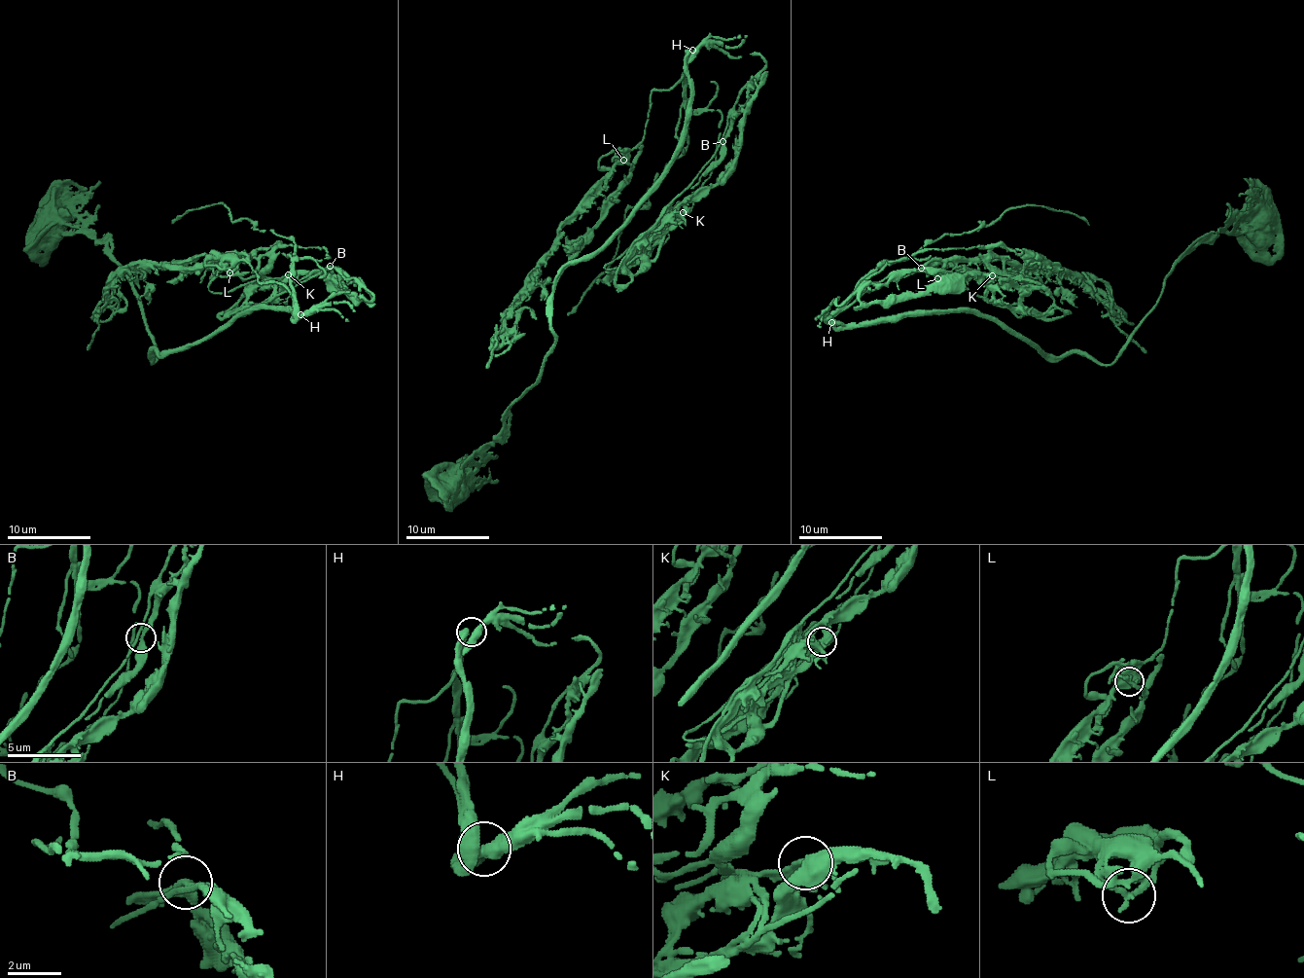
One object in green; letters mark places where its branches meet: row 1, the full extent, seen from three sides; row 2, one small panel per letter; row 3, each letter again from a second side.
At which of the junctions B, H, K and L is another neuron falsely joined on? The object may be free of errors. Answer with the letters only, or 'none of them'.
none of them

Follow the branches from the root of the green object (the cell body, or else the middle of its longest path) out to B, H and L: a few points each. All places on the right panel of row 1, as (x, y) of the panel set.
B: (1261, 222), (1199, 242), (1110, 364), (979, 312), (833, 325), (933, 248), (1009, 278), (920, 269)
H: (1261, 222), (1272, 224), (1199, 242), (1110, 364), (1049, 356), (979, 312), (831, 322)
L: (1261, 222), (1199, 242), (1110, 364), (1049, 356), (979, 312), (833, 325), (866, 290), (921, 267), (937, 277)

